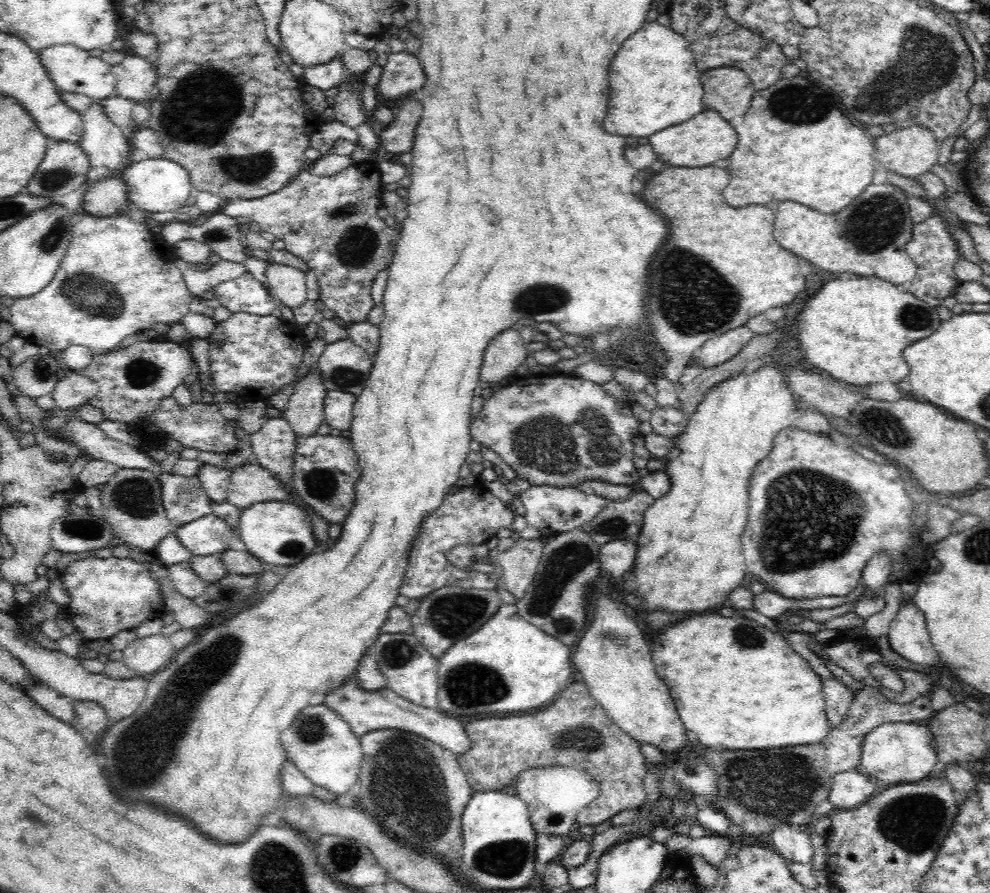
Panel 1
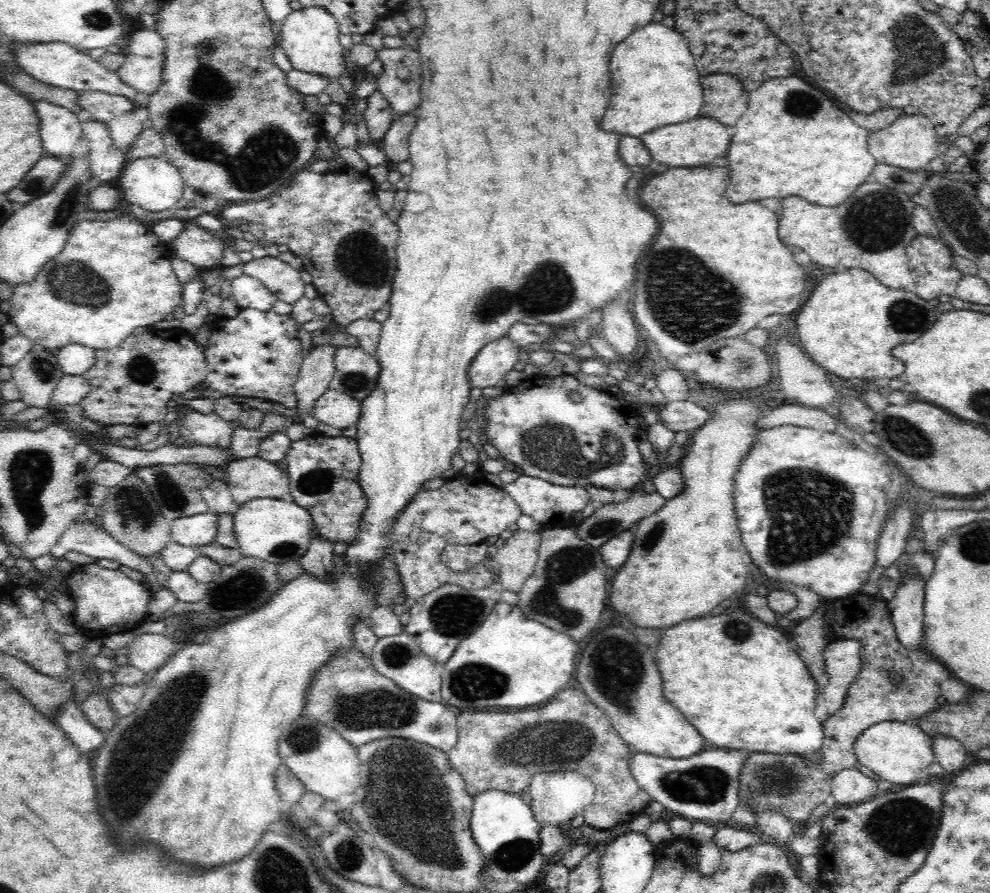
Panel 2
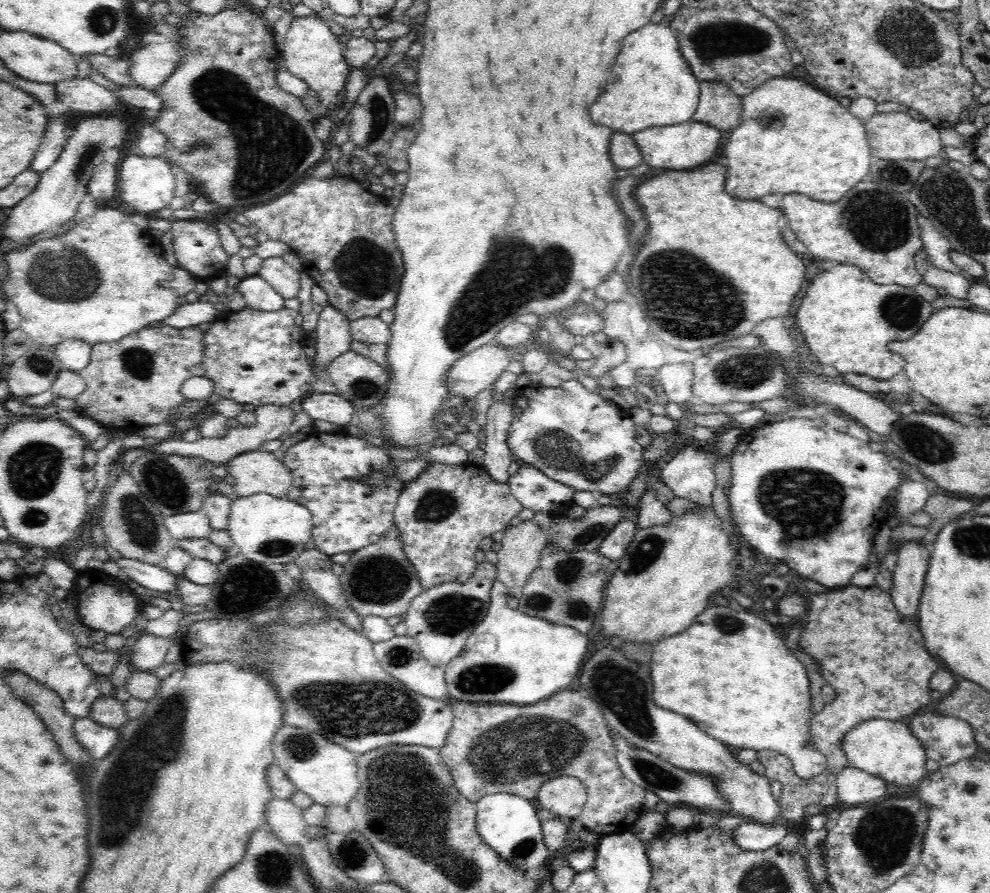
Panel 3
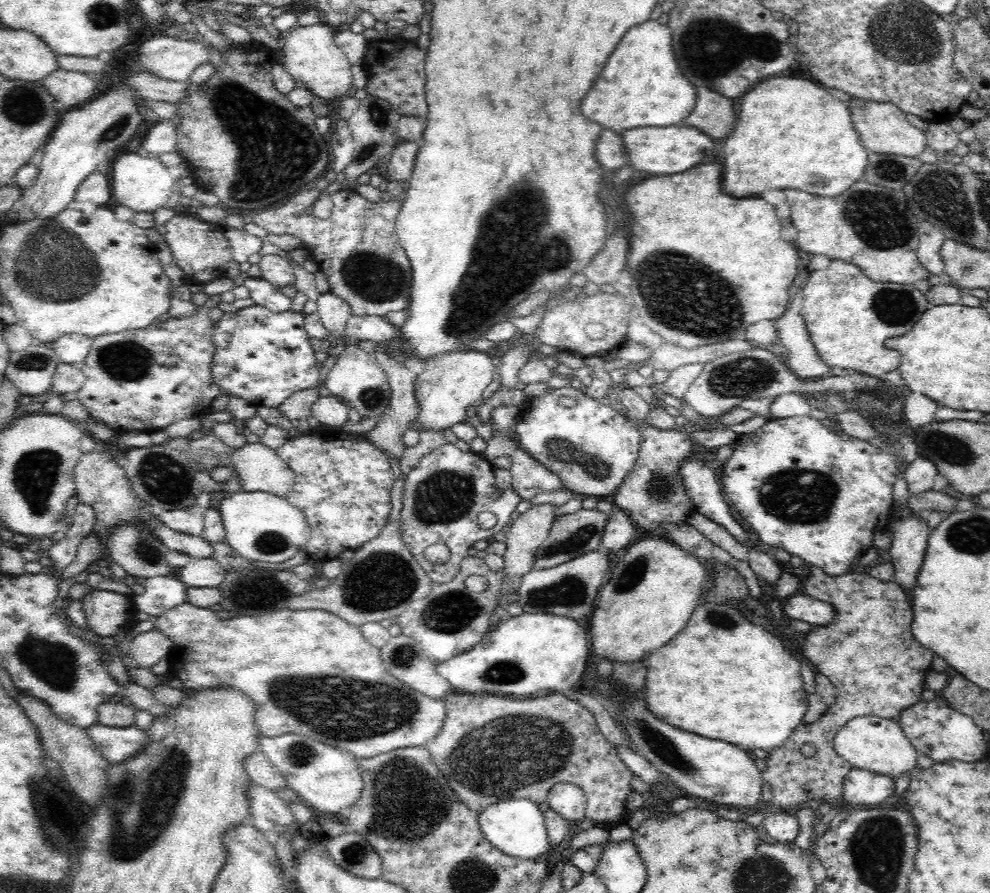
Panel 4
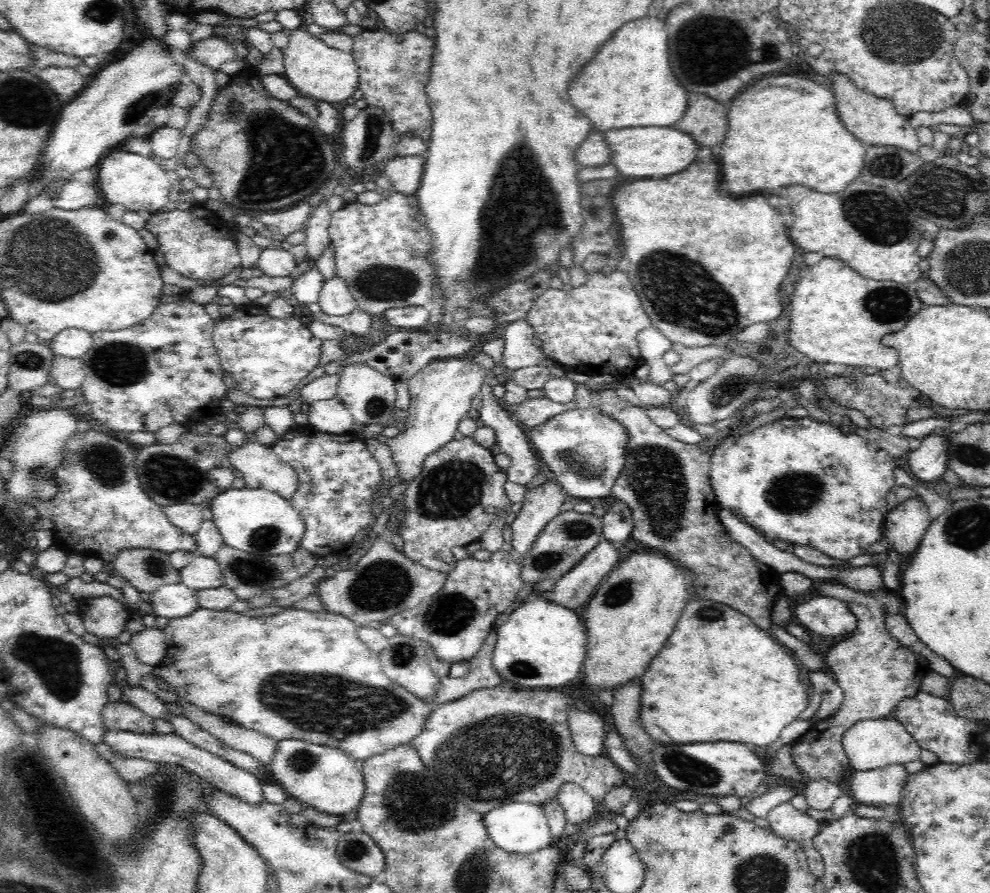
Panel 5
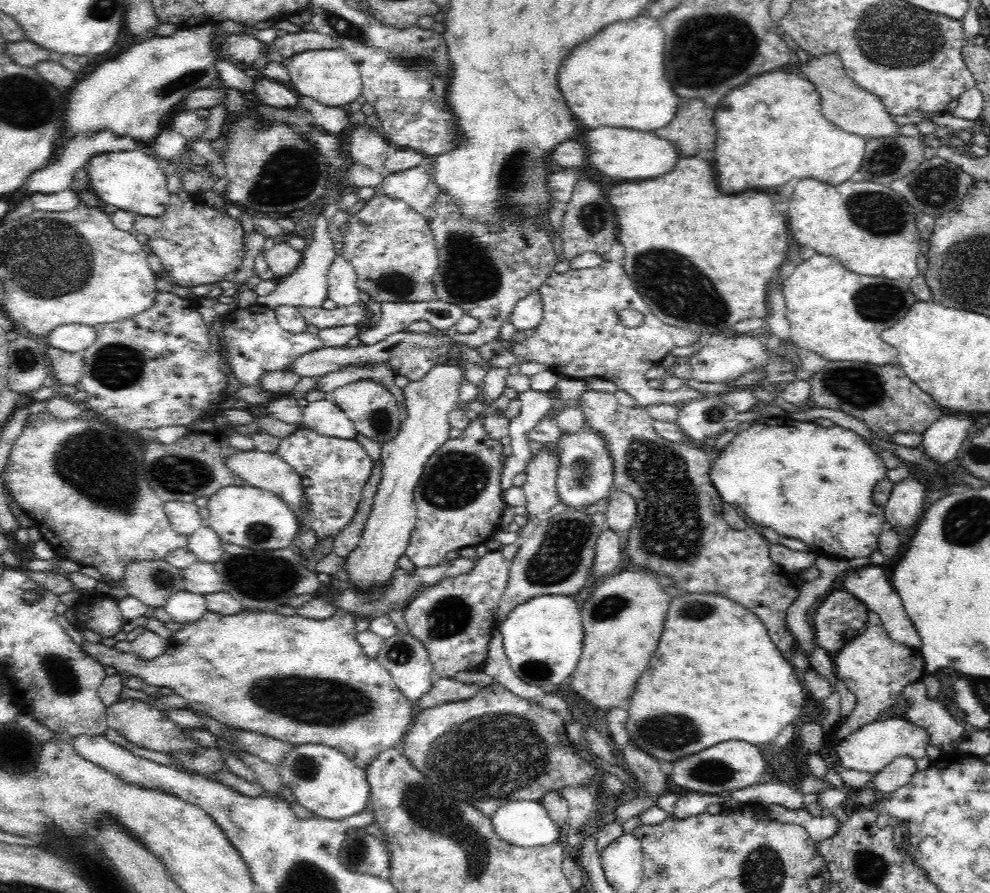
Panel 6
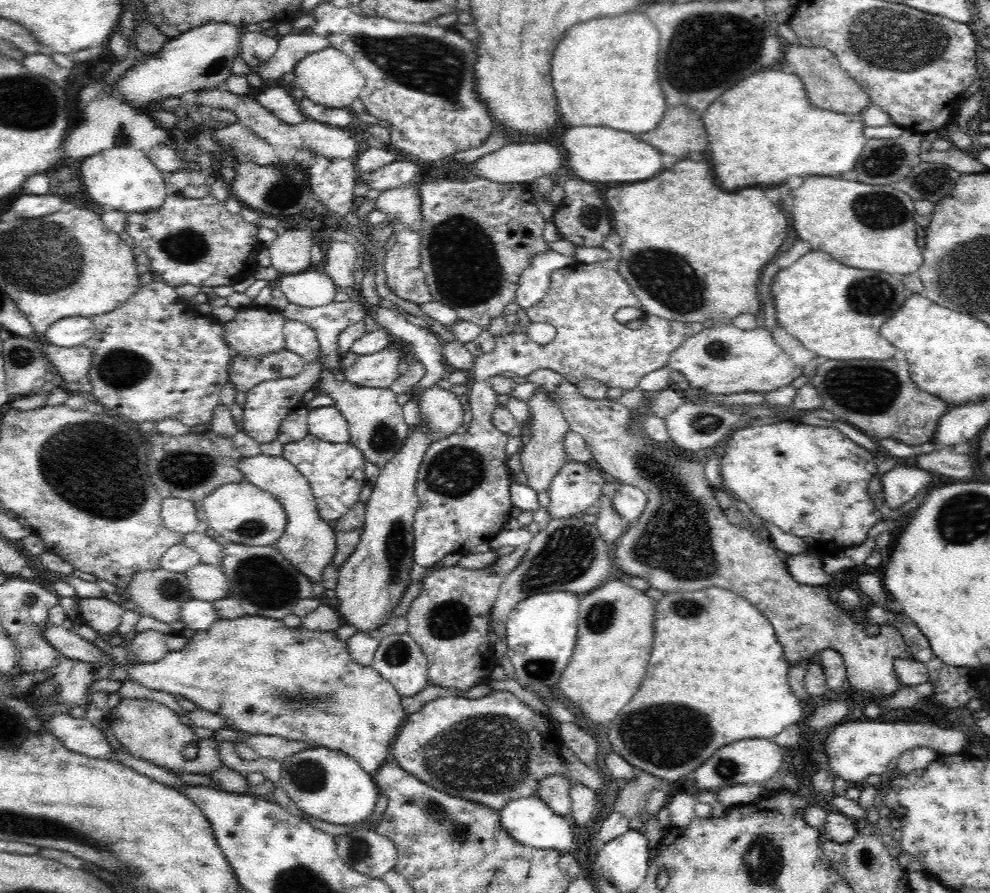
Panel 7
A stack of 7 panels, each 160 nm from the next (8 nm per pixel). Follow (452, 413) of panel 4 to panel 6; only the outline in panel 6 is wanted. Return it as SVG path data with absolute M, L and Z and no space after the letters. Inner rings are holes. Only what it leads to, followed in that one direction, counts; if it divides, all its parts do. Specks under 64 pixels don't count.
M437 364L418 382L410 381L404 393L407 419L401 423L397 435L382 445L382 480L374 496L372 513L361 534L360 544L352 554L348 554L344 570L349 575L350 585L366 591L372 585L384 585L391 581L398 564L398 558L405 554L412 531L414 530L418 509L414 491L426 462L446 442L450 440L448 414L458 408L460 384L465 380L465 370L461 366Z

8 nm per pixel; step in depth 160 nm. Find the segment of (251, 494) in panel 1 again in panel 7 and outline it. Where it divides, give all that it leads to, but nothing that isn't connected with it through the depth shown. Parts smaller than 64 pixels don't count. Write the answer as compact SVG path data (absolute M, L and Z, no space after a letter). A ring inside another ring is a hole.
M260 453L258 456L243 457L237 465L246 481L272 493L286 512L284 534L274 545L278 547L284 558L312 581L312 584L321 582L324 568L334 559L337 551L336 535L333 526L320 519L308 479L304 478L296 466L286 460L283 455L270 456Z

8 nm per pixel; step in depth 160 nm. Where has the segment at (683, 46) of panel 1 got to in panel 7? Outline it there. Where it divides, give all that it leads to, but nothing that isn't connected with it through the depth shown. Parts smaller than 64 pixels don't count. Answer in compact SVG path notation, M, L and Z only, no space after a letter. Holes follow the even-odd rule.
M645 12L598 18L568 30L552 60L558 110L566 125L614 127L634 134L654 130L666 112L658 80L658 44L660 31Z

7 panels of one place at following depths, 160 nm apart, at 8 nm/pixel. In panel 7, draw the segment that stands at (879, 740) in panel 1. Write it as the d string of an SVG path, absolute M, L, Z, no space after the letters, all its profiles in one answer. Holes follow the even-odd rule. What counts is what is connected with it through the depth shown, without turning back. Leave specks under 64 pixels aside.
M847 720L846 723L840 722L829 728L827 736L824 748L828 757L828 766L820 766L820 771L812 776L810 784L807 785L820 797L833 791L836 778L844 779L847 783L854 785L872 774L878 774L880 777L883 772L886 772L894 758L898 758L908 750L922 747L935 750L940 755L953 755L964 752L969 746L966 736L960 730L948 730L934 724L914 724L912 722Z

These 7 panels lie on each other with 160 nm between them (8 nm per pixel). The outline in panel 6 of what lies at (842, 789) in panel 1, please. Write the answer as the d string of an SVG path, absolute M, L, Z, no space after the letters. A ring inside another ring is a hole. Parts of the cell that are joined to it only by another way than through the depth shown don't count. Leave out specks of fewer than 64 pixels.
M899 756L891 764L888 764L883 770L876 773L872 778L872 790L878 793L878 796L892 794L901 786L911 782L912 776L918 772L914 758L909 756Z

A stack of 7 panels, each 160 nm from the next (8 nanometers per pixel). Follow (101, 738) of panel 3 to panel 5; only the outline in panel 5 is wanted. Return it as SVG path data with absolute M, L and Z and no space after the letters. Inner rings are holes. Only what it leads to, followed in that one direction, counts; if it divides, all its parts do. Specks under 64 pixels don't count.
M109 730L104 734L103 744L110 747L112 754L116 756L136 757L151 760L152 762L164 764L176 764L188 770L191 774L196 774L199 778L212 783L218 787L220 791L230 794L232 798L239 798L248 804L260 804L264 802L262 795L262 786L265 780L260 779L256 775L232 765L231 762L208 752L177 735L164 734L136 734L126 730Z

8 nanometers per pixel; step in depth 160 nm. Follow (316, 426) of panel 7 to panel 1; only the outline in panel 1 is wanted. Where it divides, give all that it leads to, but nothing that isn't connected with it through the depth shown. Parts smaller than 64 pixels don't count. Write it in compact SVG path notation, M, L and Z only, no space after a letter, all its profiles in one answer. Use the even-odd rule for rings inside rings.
M328 391L323 402L324 418L331 428L350 430L357 396L346 391Z

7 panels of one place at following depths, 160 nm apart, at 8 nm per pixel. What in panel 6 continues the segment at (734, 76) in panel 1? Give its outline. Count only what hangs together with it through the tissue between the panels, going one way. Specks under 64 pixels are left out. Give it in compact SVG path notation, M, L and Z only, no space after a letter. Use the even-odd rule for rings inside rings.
M700 99L680 100L680 108L672 118L670 126L658 129L658 136L666 138L680 146L682 156L692 156L690 152L698 144L714 146L714 107L708 107Z

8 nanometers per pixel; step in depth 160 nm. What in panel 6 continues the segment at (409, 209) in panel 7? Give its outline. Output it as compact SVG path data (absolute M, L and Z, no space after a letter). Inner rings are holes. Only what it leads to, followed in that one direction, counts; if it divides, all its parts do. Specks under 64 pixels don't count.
M420 165L386 174L380 187L389 197L406 202L420 214L436 202L437 191L433 190L432 177Z

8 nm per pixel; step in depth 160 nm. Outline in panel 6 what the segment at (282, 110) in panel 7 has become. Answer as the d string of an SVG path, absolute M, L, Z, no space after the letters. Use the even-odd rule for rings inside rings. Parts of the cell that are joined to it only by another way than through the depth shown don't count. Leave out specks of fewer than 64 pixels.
M265 76L255 78L253 92L268 106L296 108L298 105L299 94L294 89Z

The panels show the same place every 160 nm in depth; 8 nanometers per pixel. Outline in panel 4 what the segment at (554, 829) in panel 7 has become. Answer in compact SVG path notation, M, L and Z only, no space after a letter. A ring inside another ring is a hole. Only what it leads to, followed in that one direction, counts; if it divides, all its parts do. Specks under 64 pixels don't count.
M514 799L488 806L479 813L479 825L484 837L497 849L511 857L532 860L551 850L544 818L544 806L528 799Z

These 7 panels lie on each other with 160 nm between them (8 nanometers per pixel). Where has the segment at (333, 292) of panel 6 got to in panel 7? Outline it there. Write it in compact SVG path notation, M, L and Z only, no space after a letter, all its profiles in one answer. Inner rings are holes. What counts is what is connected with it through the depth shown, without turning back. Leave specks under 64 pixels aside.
M330 242L325 253L324 269L328 277L334 281L338 291L348 290L355 286L357 252L348 242Z

